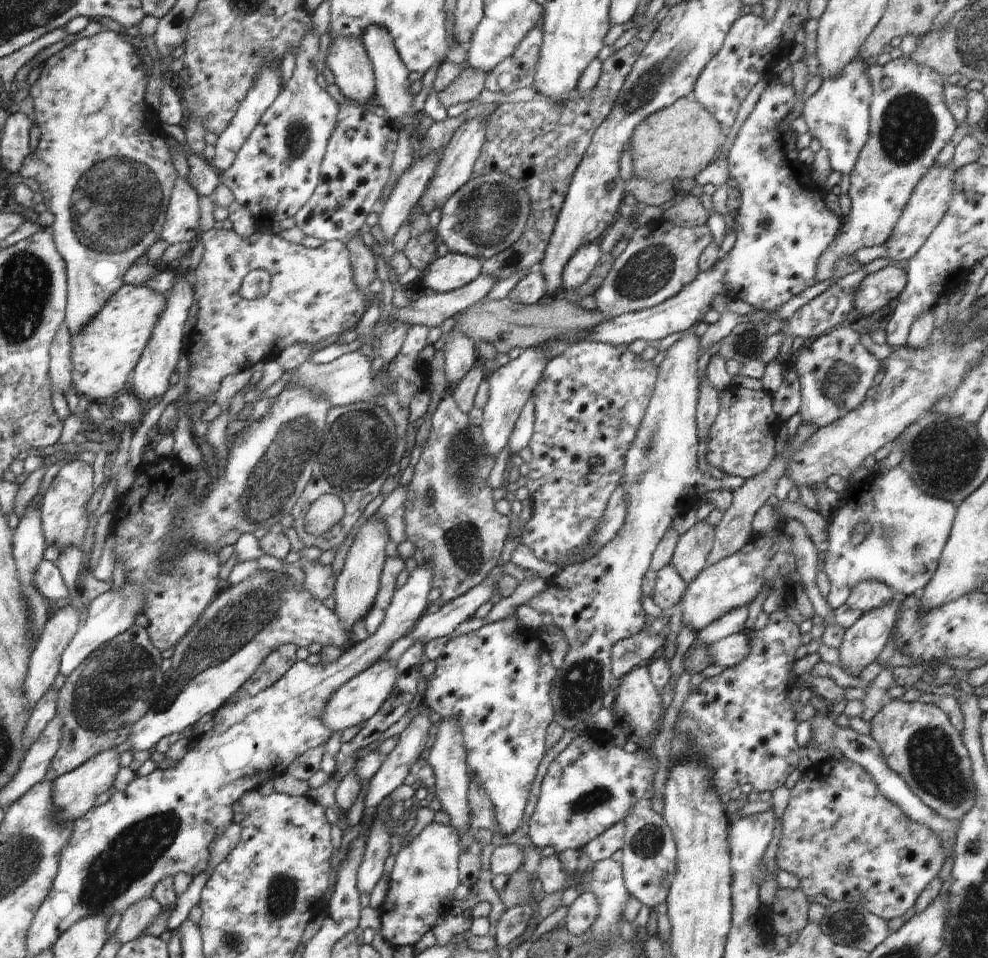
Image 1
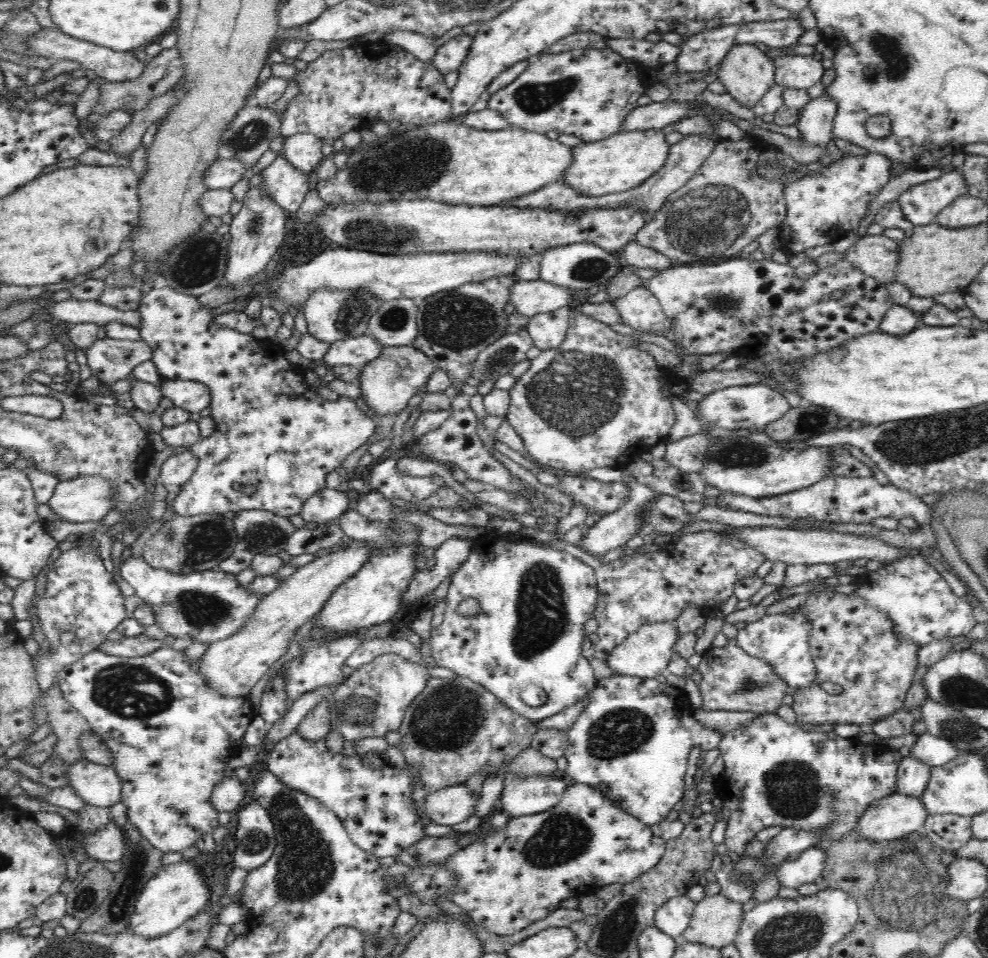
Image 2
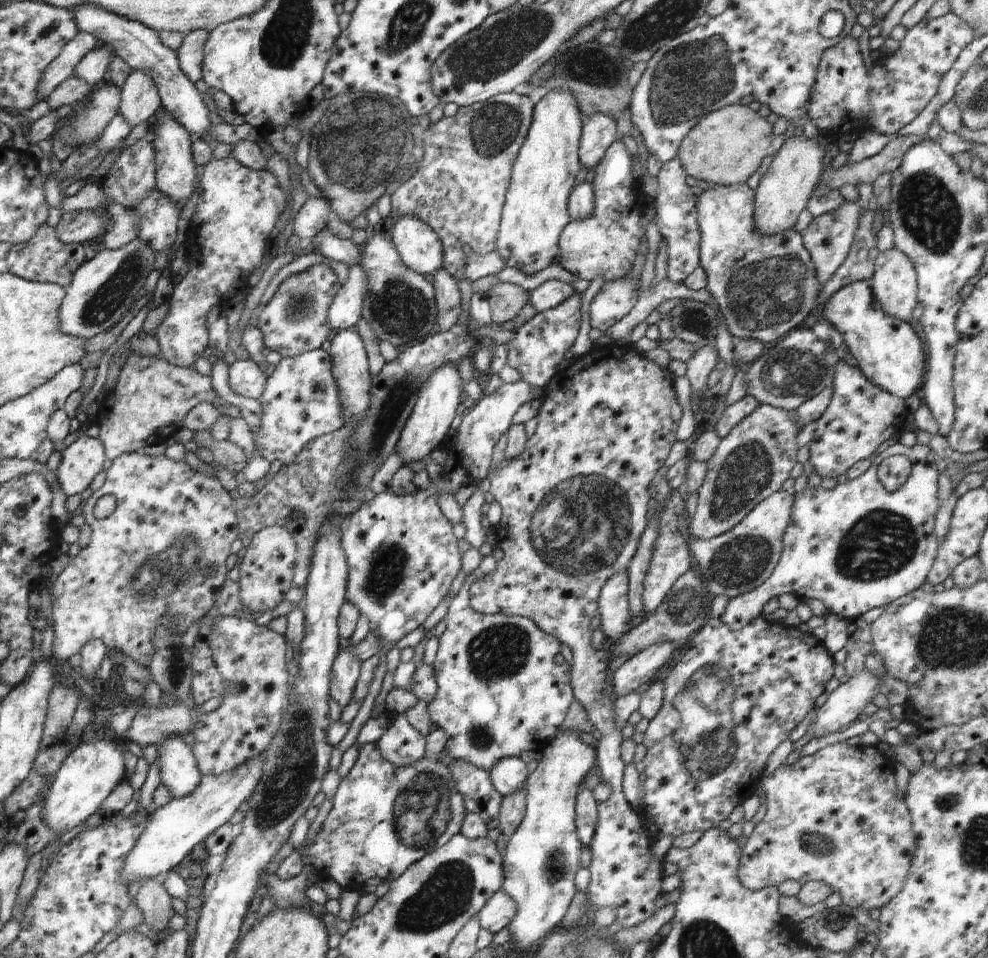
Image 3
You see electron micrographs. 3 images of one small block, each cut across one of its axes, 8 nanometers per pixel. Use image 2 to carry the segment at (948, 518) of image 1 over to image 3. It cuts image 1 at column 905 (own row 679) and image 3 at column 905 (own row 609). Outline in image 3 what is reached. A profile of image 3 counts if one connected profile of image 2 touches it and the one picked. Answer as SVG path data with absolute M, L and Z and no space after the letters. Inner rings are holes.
M898 441L871 460L872 464L862 476L847 480L830 490L825 490L821 485L816 488L807 486L806 490L795 494L792 508L794 512L783 536L782 554L770 578L758 588L731 598L720 620L725 622L730 630L738 632L751 620L762 615L764 606L770 598L786 593L796 595L802 600L820 600L829 612L849 620L861 617L872 608L888 606L894 600L921 589L934 566L938 546L934 534L936 515L940 506L939 471L935 455L929 446L915 444L910 448ZM894 454L902 454L910 460L911 473L898 490L888 492L878 479L876 471L882 460Z

